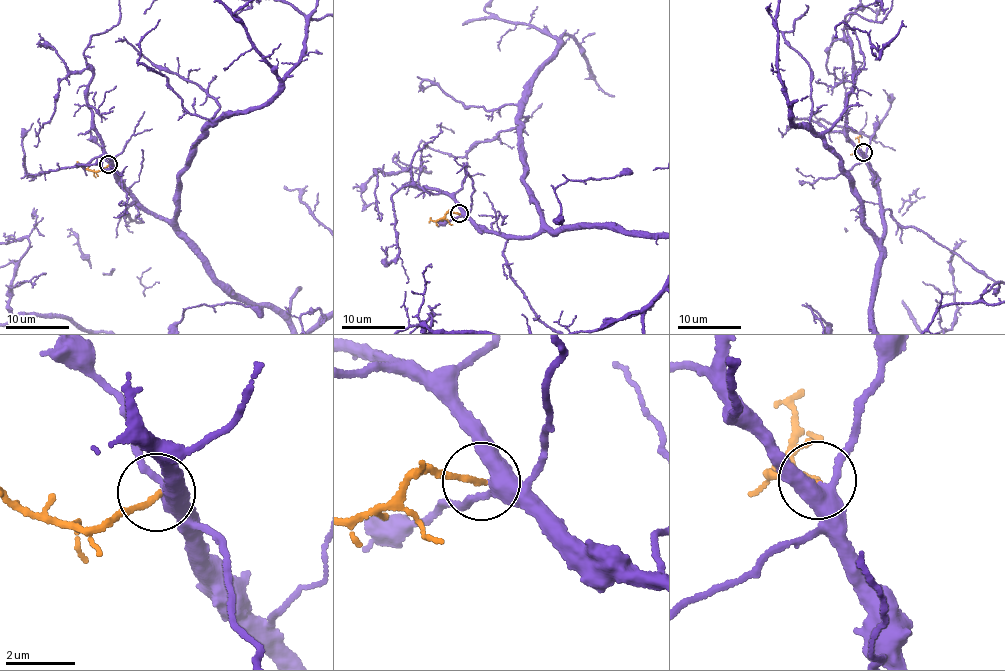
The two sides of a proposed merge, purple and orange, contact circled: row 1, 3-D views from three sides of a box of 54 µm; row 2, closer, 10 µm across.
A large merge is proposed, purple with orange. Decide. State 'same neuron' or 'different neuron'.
same neuron

